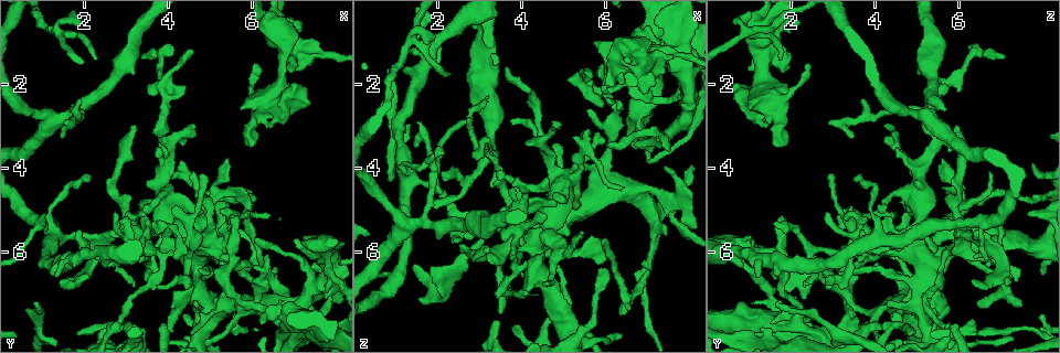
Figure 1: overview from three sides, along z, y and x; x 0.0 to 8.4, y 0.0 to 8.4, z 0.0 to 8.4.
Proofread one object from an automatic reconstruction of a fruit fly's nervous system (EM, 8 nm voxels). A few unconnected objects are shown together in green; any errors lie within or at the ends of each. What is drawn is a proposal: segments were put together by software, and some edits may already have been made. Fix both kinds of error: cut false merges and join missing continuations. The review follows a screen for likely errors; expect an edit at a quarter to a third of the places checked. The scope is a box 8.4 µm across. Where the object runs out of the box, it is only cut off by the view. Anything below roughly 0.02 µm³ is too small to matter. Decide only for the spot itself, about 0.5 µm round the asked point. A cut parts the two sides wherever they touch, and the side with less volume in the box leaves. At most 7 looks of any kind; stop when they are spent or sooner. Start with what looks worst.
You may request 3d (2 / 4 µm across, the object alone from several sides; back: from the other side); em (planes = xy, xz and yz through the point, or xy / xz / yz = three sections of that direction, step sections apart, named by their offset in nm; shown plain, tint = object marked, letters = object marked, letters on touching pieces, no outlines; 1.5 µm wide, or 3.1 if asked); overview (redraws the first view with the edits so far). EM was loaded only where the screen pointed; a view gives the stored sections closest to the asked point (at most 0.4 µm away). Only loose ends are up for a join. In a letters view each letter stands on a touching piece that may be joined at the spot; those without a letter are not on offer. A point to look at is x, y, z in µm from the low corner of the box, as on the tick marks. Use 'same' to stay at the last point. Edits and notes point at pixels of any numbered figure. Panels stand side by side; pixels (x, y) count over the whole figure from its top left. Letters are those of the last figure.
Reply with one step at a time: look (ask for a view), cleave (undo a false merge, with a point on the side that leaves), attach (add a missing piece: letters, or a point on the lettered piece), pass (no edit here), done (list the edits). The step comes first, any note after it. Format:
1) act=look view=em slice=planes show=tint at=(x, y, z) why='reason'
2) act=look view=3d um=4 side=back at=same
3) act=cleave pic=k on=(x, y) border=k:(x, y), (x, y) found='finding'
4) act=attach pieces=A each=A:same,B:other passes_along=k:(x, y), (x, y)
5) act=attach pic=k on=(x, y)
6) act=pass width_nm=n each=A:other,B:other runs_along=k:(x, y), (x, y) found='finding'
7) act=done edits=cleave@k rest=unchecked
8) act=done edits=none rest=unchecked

act=look view=em slice=planes show=letters at=(5.80, 2.50, 1.05) why='branch stops here'

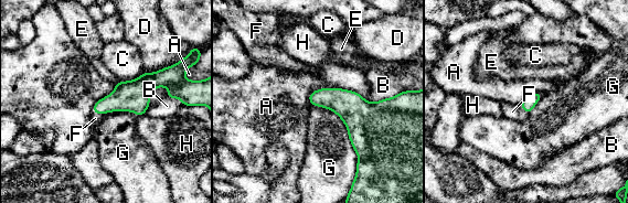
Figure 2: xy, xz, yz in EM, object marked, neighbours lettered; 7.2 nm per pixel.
act=attach pieces=F each=A:other,B:other,C:other,D:other,E:other,F:same,G:other,H:other passes_along=2:(132, 96), (104, 113), (95, 118) found='the neuron continues'

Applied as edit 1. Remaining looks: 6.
act=look view=overview

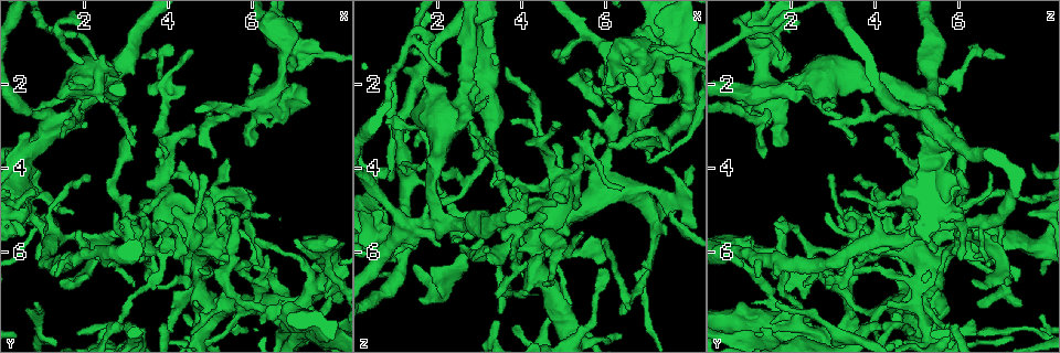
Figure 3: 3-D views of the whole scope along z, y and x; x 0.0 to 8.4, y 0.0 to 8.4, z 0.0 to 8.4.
act=look view=em slice=xz step=4 show=tint at=(3.60, 5.30, 1.60) why='thin end'

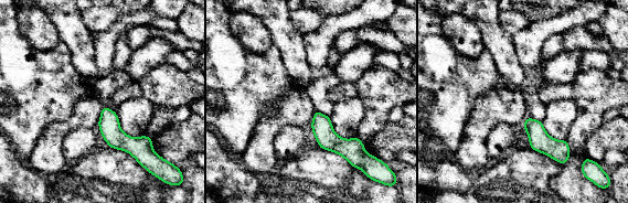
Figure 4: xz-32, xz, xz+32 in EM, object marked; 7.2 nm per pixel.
act=look view=em slice=planes show=letters at=same

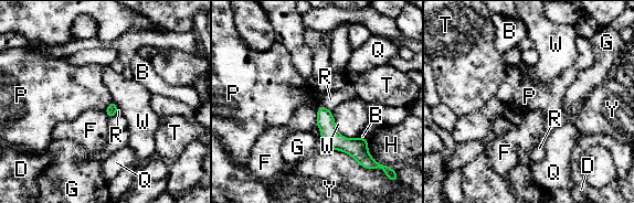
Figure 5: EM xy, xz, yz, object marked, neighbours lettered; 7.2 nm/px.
act=pass width_nm=80 longest_contact=Y:300nm each=B:other,D:other,F:other,G:other,H:other,P:other,Q:other,R:other,T:other,W:other,Y:other found='no lettered piece goes on from it'

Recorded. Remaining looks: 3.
act=look view=3d um=4 at=(4.15, 5.00, 3.40) why='an open end'

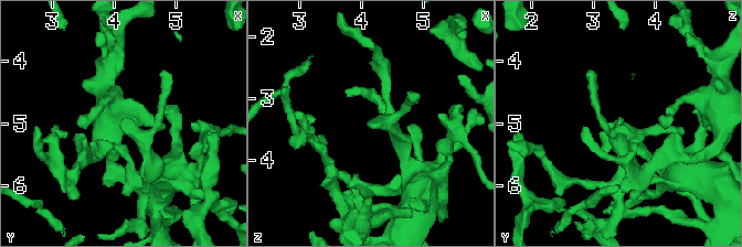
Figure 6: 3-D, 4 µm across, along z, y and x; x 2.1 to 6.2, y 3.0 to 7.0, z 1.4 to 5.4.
act=look view=em slice=planes show=letters at=(4.10, 4.95, 3.40) why='need the tissue'

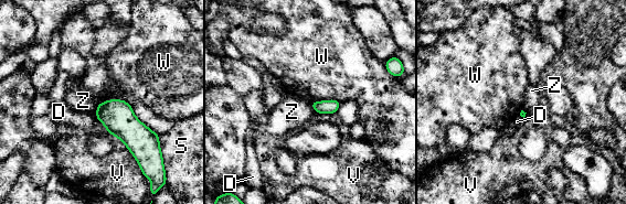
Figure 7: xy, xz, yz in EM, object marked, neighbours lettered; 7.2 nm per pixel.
act=pass each=D:other,S:other,V:other,W:other,Z:other border=7:(340, 100), (324, 99), (310, 103) found='no lettered piece goes on from it'

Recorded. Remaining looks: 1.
act=done edits=attach@2 rest=unchecked

